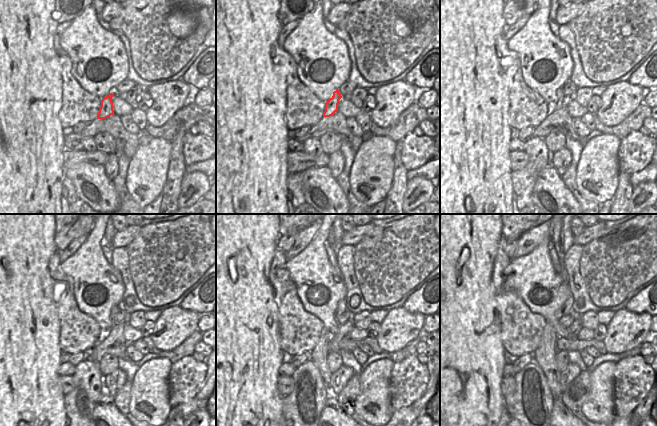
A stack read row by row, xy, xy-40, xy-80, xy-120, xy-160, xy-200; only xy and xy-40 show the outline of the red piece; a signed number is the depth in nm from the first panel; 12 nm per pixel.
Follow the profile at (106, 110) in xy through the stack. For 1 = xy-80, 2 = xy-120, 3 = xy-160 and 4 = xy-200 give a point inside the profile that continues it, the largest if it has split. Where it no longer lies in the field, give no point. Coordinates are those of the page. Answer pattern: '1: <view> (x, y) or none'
1: xy-80 (561, 98)
2: xy-120 (116, 308)
3: xy-160 (341, 307)
4: xy-200 (565, 309)

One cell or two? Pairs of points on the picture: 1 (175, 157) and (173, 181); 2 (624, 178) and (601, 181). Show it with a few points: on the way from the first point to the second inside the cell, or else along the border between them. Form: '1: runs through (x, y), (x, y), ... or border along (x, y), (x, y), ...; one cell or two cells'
1: runs through (175, 163), (174, 175); one cell
2: border along (619, 170), (618, 187), (610, 199); two cells

